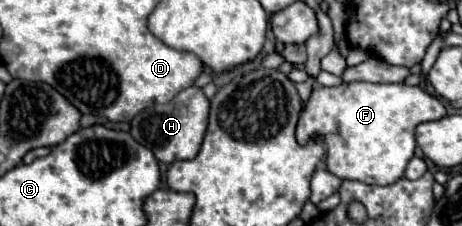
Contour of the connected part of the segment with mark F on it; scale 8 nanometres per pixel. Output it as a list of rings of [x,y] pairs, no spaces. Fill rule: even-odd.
[[[344,82],[336,88],[314,86],[306,110],[300,114],[296,138],[300,144],[314,138],[324,142],[328,148],[326,168],[338,178],[386,186],[404,176],[416,148],[416,126],[444,116],[442,100],[418,86],[372,82]]]

